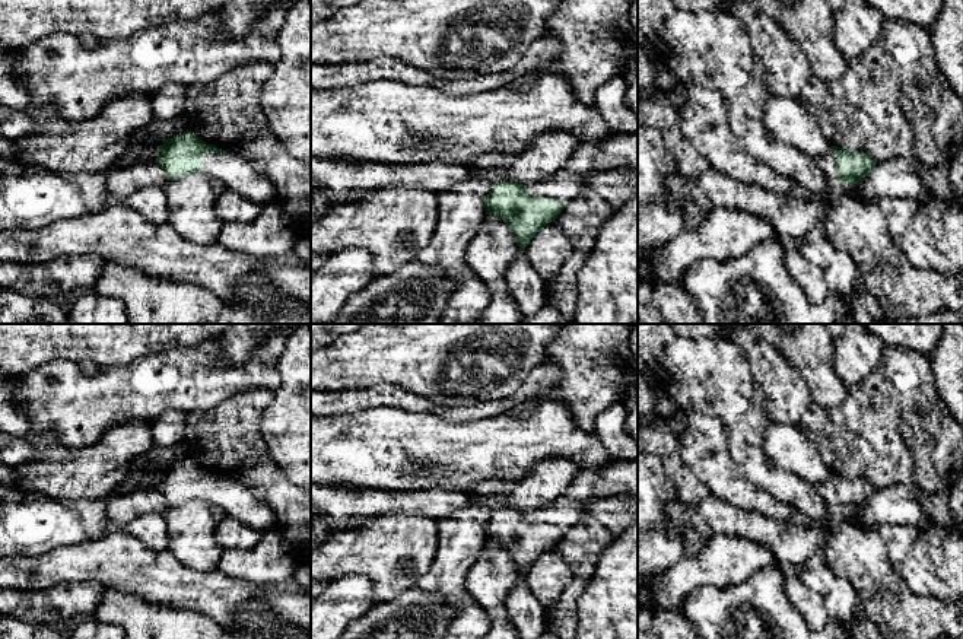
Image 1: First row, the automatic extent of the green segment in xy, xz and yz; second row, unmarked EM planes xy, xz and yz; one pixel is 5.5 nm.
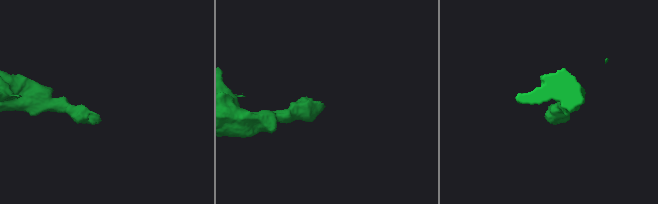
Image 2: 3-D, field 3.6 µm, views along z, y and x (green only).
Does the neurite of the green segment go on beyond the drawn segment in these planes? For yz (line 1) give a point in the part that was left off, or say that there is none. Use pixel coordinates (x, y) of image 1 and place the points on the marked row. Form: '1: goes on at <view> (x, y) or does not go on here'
1: goes on at yz (826, 164)

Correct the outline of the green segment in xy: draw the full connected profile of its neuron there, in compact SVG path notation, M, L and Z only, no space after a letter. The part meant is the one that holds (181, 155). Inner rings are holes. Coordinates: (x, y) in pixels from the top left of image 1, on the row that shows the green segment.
M191 130L166 139L159 146L159 152L155 162L165 171L168 181L201 171L225 188L233 190L260 206L279 197L274 184L261 171L213 144L204 143Z

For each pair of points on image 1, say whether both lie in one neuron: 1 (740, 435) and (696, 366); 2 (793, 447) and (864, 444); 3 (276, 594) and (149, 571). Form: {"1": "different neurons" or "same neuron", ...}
{"1": "same neuron", "2": "different neurons", "3": "same neuron"}

